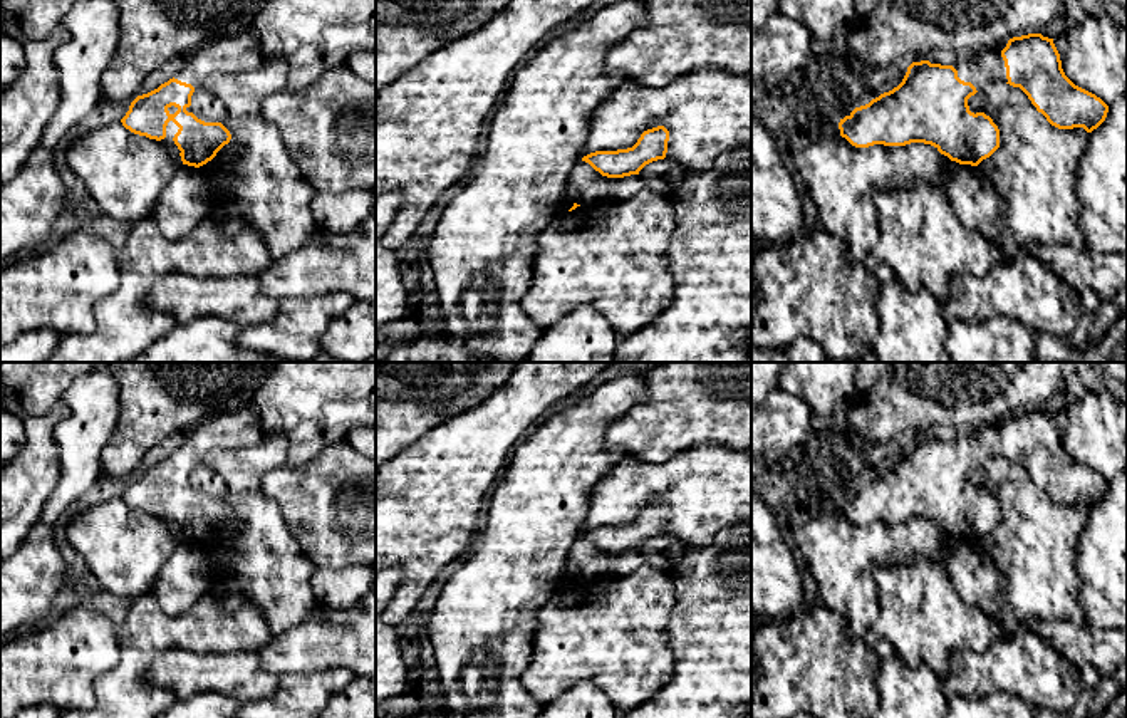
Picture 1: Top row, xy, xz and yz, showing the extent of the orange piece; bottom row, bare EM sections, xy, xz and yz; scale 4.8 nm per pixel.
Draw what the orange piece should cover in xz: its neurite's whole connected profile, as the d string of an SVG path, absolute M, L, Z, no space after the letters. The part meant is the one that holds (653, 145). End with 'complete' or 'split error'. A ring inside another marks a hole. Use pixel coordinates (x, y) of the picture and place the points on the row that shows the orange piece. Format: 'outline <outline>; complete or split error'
outline M664 126L647 129L637 143L627 149L595 151L582 158L595 171L607 178L624 178L639 171L667 153L669 131Z; complete

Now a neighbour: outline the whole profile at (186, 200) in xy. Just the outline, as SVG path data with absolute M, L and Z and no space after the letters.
M183 164L159 195L149 216L168 240L179 240L208 216L210 210L210 180L198 168Z

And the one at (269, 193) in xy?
M265 59L250 72L216 72L201 82L226 109L221 124L231 139L216 156L198 169L213 180L221 171L231 173L235 183L226 190L211 188L208 216L226 221L231 233L242 225L252 225L268 247L270 258L278 260L300 247L319 230L310 203L315 191L302 176L297 163L287 151L278 129L262 117L262 102L285 89L288 64L282 59Z

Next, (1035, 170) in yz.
M1003 81L988 82L984 97L988 114L1000 129L1000 148L976 168L1003 201L1005 245L996 250L1000 260L1035 258L1031 245L1087 248L1085 233L1078 226L1082 205L1075 188L1088 133L1083 127L1052 126L1020 87Z

